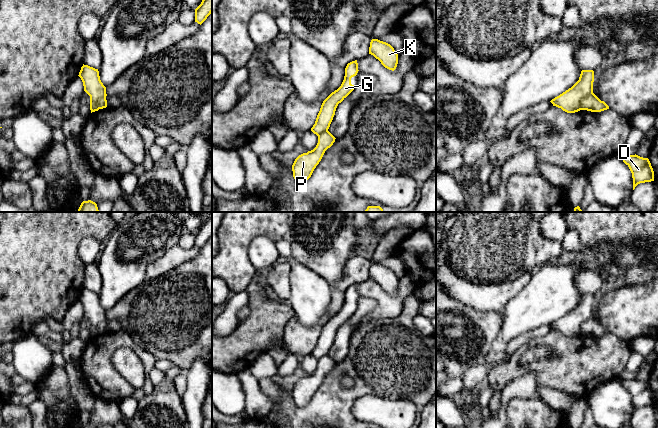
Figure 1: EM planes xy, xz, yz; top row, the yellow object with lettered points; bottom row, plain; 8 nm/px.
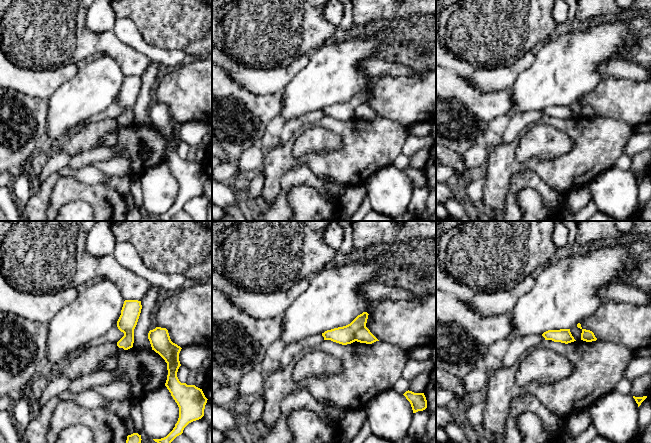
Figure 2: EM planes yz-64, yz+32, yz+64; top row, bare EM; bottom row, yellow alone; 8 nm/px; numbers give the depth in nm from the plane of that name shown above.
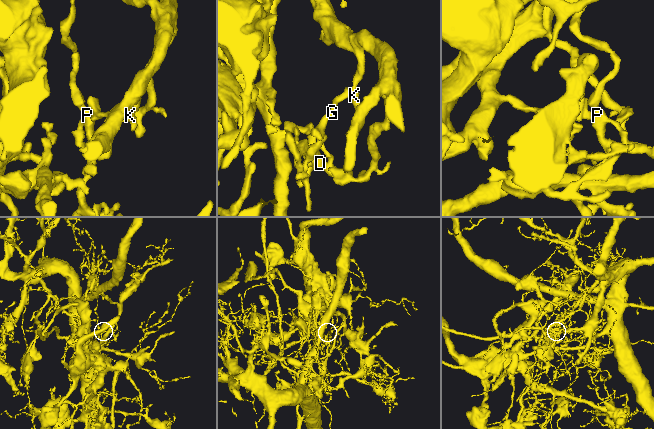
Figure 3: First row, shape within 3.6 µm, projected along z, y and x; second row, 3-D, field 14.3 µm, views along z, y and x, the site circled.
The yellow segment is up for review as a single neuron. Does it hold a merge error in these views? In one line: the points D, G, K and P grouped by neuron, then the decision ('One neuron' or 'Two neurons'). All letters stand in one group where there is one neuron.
Groups: D P / G K. Two neurons

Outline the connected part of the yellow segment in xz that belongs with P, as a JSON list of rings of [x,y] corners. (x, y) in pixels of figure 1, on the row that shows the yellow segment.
[[[325,131],[318,136],[318,143],[313,150],[303,153],[295,159],[292,171],[296,181],[305,182],[311,177],[325,151],[333,145],[335,139],[329,131]]]

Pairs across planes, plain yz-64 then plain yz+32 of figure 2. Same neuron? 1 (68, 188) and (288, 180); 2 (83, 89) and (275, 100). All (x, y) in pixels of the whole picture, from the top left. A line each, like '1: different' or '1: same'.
1: different
2: different

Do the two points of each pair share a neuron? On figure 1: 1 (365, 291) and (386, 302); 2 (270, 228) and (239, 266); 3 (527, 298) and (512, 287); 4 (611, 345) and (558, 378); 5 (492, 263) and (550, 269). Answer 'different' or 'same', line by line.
1: same
2: same
3: different
4: same
5: different

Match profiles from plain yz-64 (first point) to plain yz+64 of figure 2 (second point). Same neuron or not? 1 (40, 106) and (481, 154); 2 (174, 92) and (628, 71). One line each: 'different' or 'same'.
1: different
2: different

